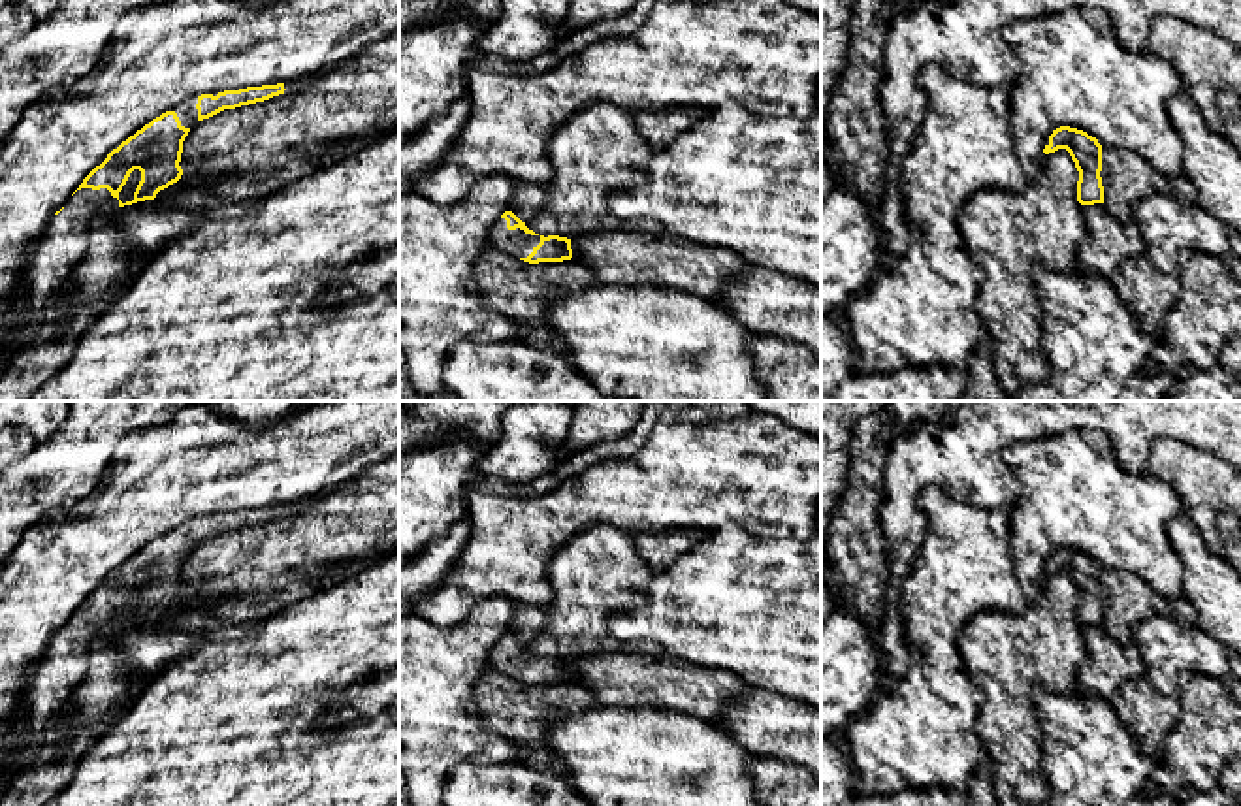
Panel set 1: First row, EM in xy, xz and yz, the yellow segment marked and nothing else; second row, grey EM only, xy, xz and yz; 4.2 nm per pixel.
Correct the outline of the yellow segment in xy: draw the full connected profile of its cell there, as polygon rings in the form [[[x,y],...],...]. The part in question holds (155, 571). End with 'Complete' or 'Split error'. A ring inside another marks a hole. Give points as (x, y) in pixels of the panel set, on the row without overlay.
[[[277,505],[186,520],[113,571],[55,635],[32,669],[28,689],[23,695],[24,721],[19,729],[9,731],[23,746],[15,755],[17,770],[36,759],[55,716],[85,678],[92,644],[119,629],[154,621],[160,612],[181,601],[183,563],[192,546],[224,531],[269,522],[284,512],[284,505]],[[134,591],[141,593],[141,603],[134,621],[122,625],[119,614]]]. Split error

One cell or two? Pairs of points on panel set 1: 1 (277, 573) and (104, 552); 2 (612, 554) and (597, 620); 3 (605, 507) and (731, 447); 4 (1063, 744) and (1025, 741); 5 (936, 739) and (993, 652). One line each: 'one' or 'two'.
1: two
2: one
3: one
4: two
5: two

